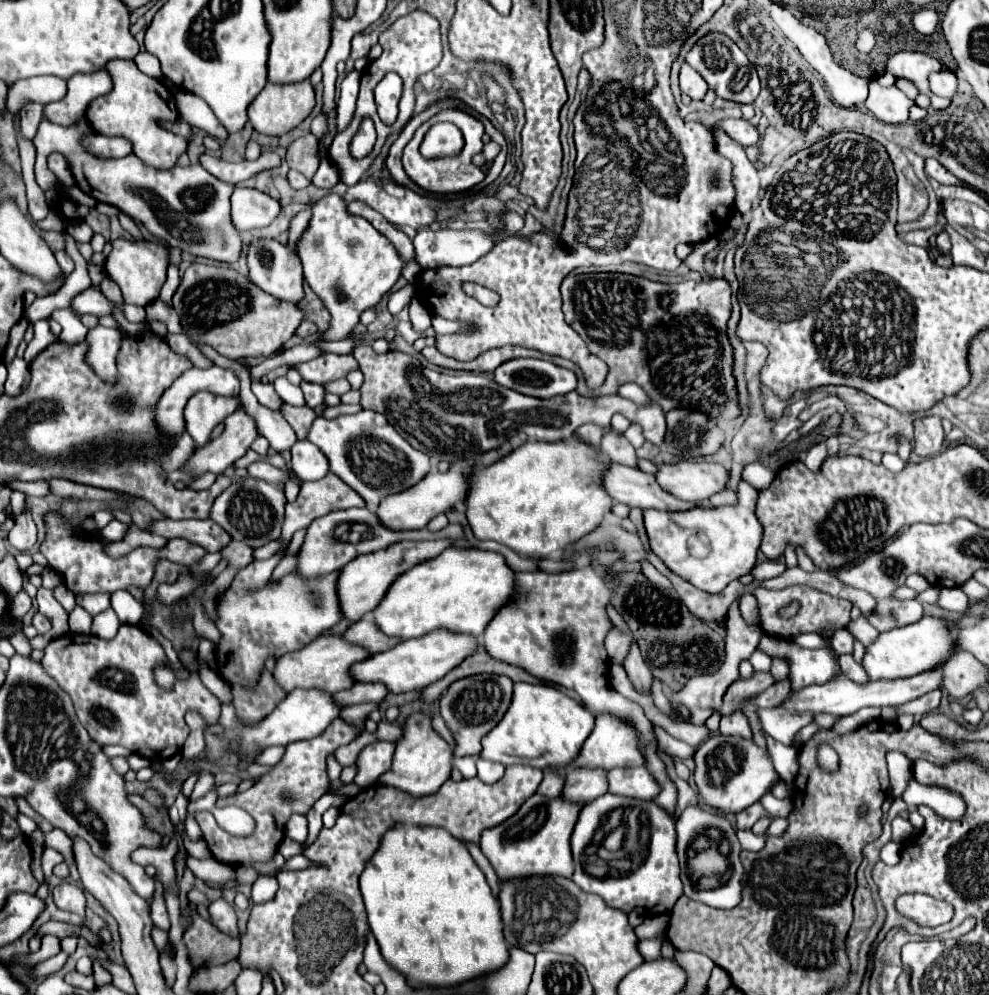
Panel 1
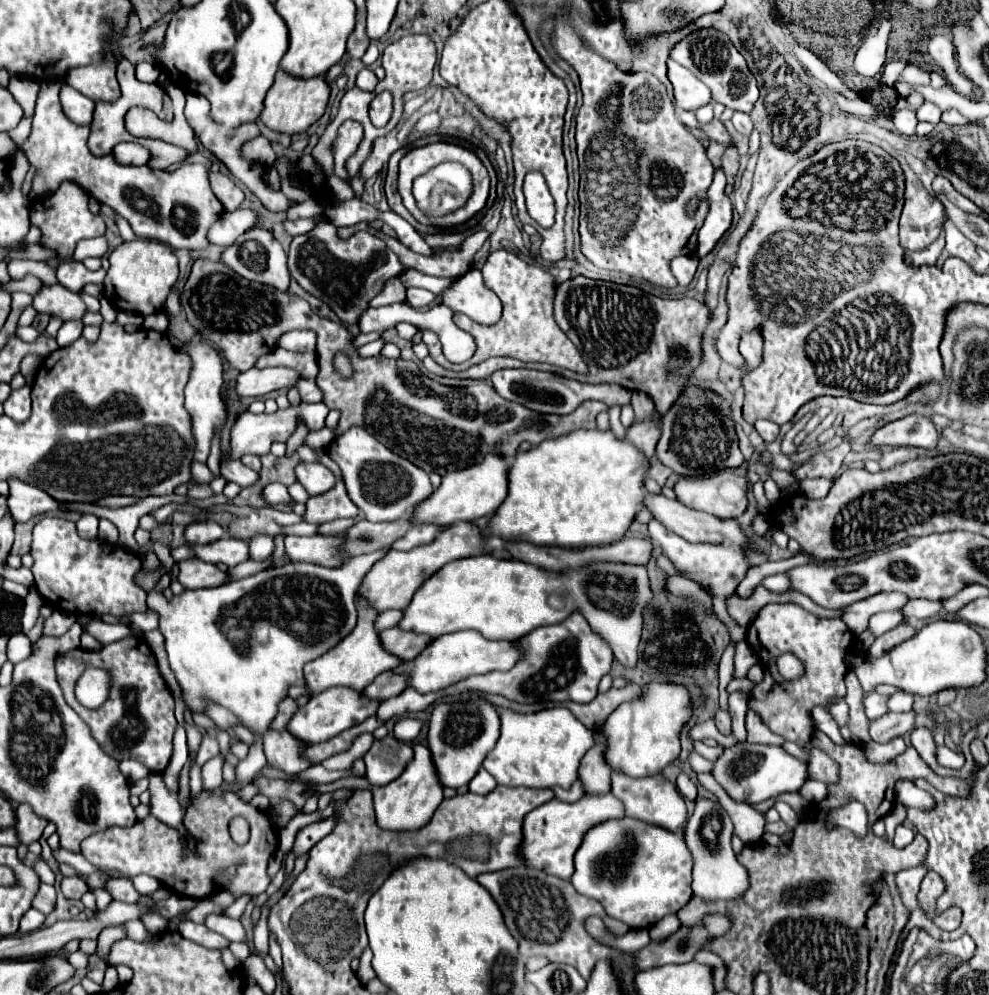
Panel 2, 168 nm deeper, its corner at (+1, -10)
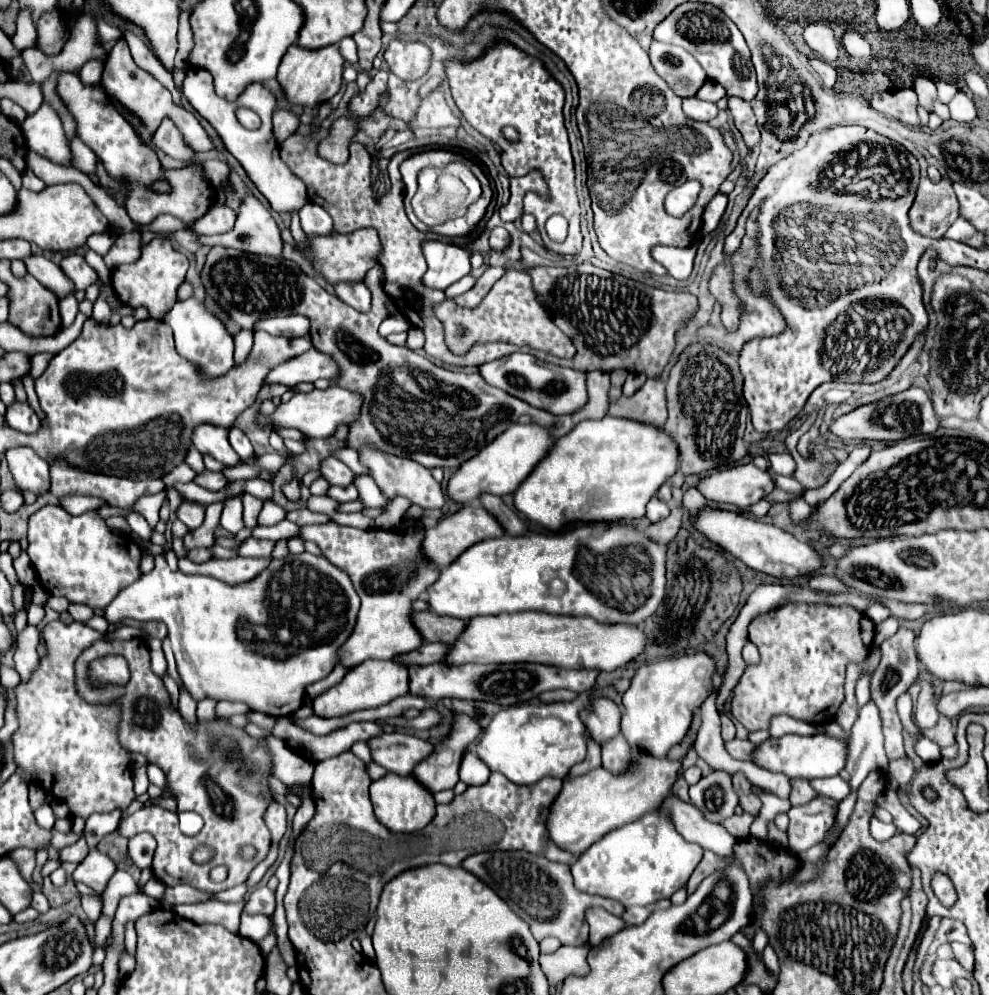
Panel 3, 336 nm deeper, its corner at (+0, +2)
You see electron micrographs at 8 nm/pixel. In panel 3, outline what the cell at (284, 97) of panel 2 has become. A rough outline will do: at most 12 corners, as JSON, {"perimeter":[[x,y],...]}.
{"perimeter":[[338,46],[284,54],[276,80],[290,104],[320,106],[342,86]]}

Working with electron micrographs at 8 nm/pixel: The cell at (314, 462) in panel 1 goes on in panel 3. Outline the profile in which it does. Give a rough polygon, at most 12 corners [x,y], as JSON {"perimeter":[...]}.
{"perimeter":[[332,456],[320,462],[330,484],[352,484],[354,472]]}

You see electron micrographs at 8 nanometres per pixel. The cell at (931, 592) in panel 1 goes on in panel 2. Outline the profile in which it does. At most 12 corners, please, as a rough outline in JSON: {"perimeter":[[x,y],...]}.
{"perimeter":[[881,612],[869,620],[869,630],[885,634],[901,622],[901,612]]}

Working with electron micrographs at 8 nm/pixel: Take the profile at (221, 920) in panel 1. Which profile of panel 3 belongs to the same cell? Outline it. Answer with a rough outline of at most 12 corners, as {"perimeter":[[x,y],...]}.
{"perimeter":[[272,844],[270,854],[252,870],[246,880],[254,888],[278,856],[278,844]]}

